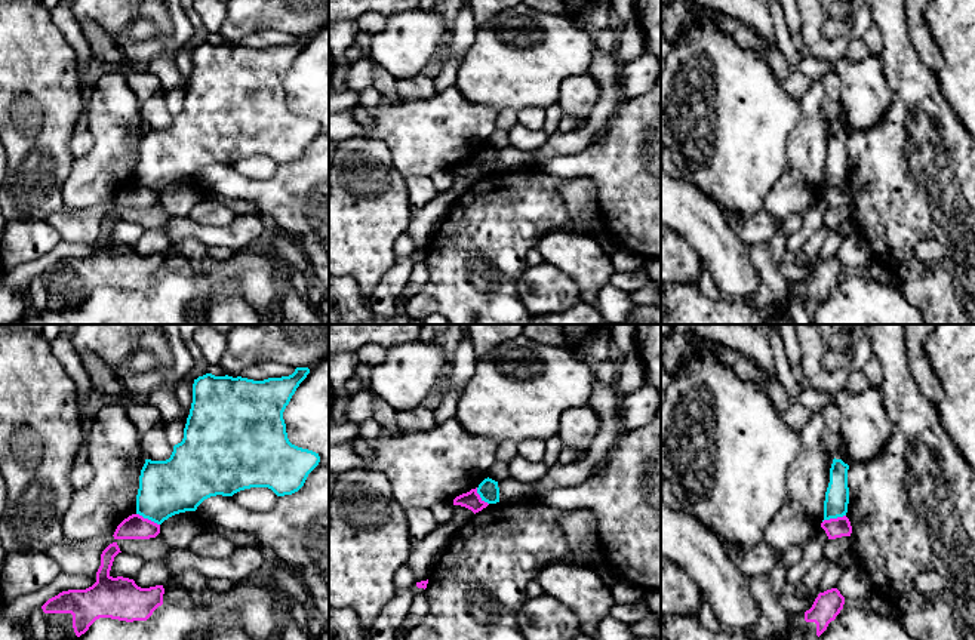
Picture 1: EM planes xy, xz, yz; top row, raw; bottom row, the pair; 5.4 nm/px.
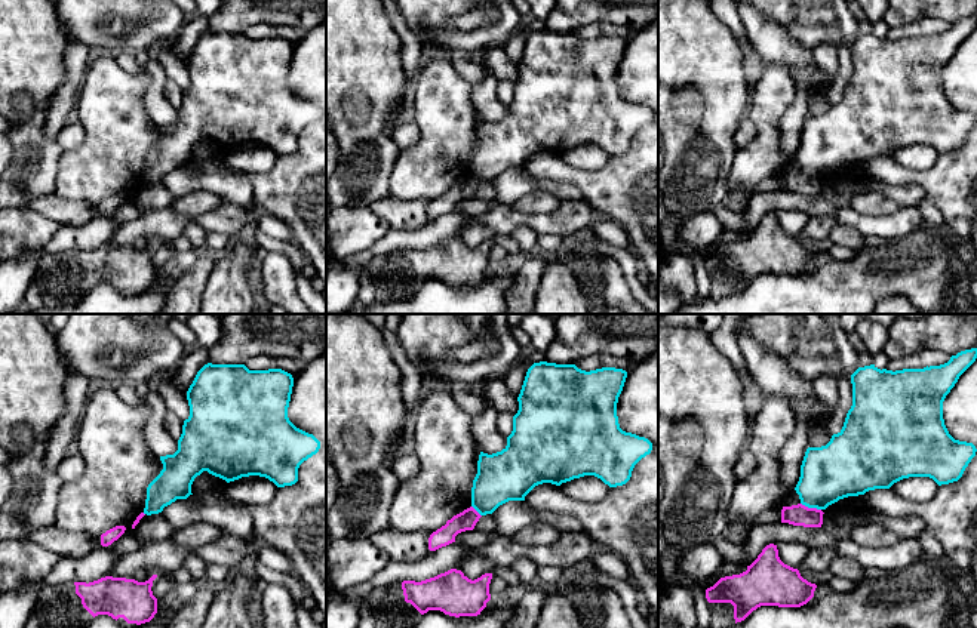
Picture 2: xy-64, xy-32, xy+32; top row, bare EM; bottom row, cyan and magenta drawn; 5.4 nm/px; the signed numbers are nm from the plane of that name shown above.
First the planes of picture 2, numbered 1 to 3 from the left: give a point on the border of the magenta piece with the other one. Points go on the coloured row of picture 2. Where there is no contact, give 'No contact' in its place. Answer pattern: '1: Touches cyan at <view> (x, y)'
1: No contact
2: Touches cyan at xy-32 (476, 510)
3: Touches cyan at xy+32 (811, 507)

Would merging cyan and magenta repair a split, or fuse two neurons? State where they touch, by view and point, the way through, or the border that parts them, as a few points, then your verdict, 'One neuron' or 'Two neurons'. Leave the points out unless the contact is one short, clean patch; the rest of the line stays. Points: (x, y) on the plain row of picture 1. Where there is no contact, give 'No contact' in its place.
Touches cyan at xy (148, 187). Boundary: xy (137, 181), (159, 193). Two neurons

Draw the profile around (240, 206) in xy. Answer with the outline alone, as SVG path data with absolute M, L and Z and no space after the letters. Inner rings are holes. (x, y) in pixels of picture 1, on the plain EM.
M209 193L207 200L218 200L230 207L236 215L259 213L258 206L252 200L244 199L227 199L213 193Z

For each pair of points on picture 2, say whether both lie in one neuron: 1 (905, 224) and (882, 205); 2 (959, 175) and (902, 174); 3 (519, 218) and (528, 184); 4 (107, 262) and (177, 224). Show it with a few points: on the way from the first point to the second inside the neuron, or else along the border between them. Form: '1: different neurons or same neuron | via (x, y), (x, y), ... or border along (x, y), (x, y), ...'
1: different neurons | border along (900, 206), (884, 215), (862, 215), (857, 212)
2: same neuron | via (945, 176), (916, 176)
3: different neurons | border along (500, 203), (510, 206)
4: same neuron | via (123, 245), (141, 227), (159, 227)

